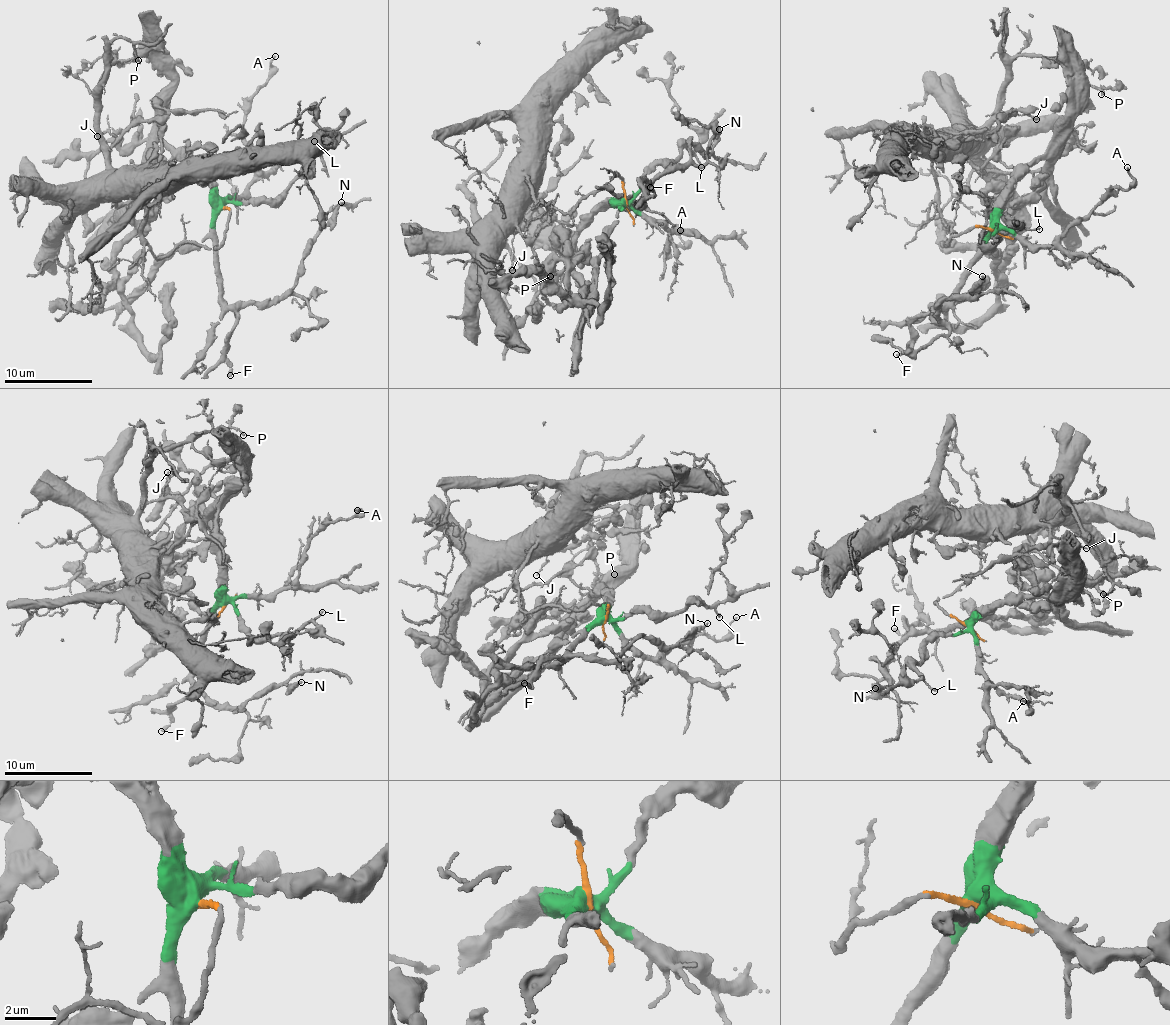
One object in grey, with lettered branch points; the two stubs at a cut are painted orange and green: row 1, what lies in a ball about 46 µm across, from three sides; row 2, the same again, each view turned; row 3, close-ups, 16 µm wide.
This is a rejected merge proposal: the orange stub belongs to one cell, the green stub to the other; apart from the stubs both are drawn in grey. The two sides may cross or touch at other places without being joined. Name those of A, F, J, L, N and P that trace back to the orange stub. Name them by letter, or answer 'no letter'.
J, P

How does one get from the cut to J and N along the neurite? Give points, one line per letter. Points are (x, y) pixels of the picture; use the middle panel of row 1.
J: (625, 203), (614, 174), (568, 213), (538, 201), (526, 178), (525, 212), (505, 231), (514, 234), (511, 270)
N: (625, 203), (625, 211), (636, 210), (666, 172), (685, 165), (689, 142), (708, 153), (718, 128)

